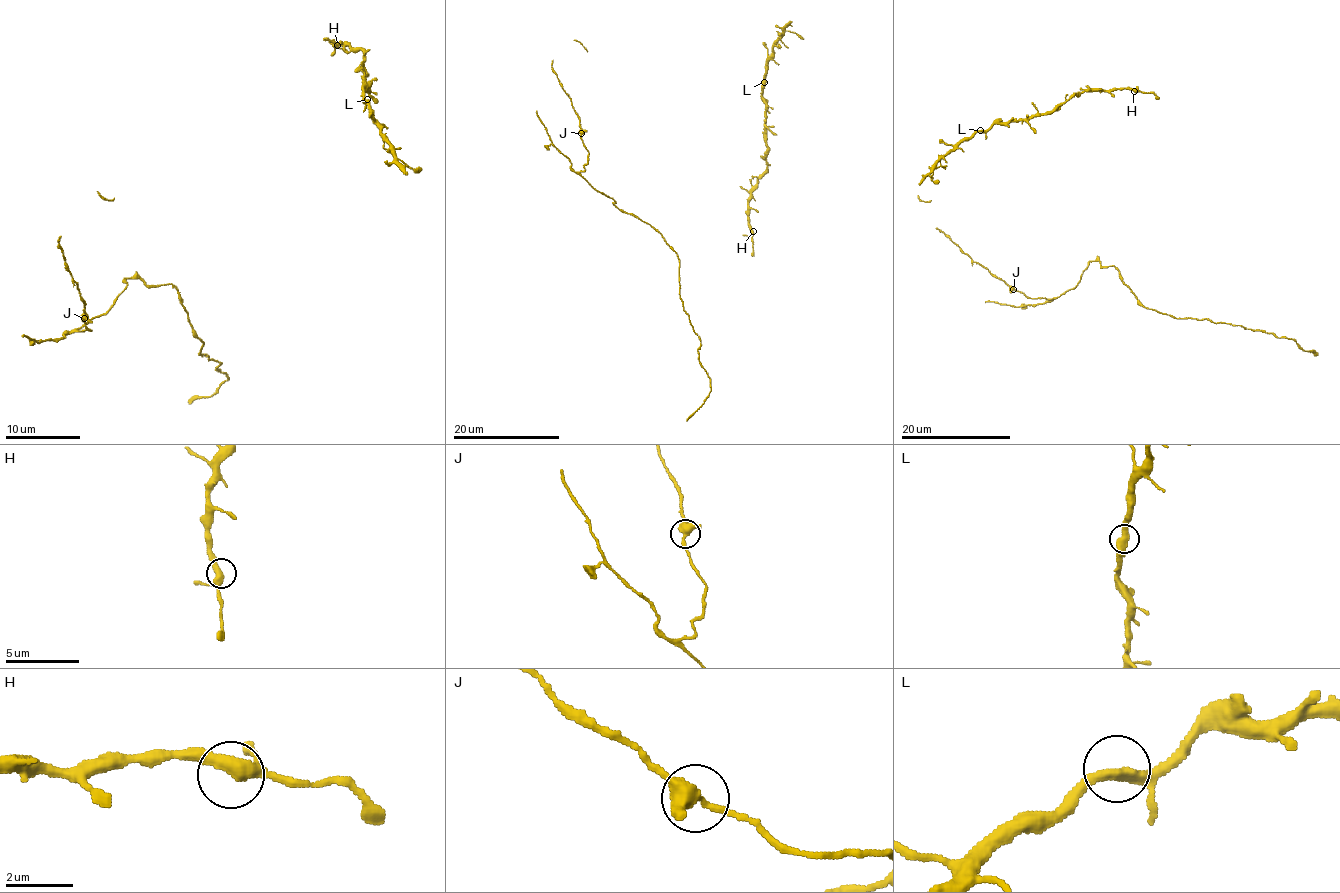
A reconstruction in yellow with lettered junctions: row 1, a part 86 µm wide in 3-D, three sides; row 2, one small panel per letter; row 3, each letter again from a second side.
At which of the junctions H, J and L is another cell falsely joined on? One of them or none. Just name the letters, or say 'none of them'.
none of them

